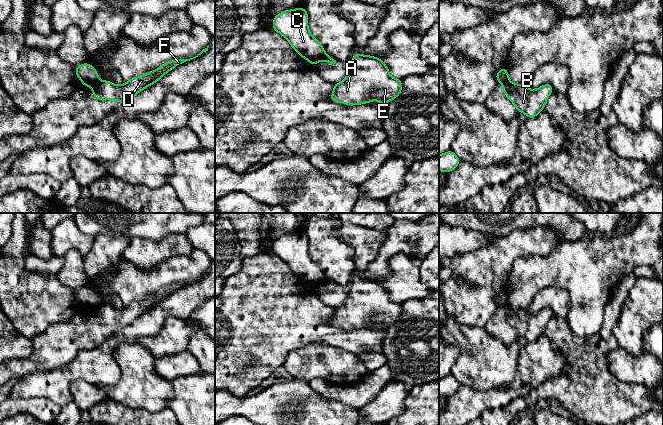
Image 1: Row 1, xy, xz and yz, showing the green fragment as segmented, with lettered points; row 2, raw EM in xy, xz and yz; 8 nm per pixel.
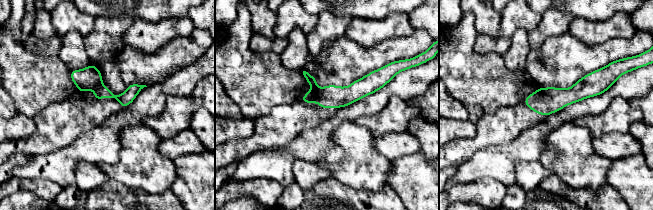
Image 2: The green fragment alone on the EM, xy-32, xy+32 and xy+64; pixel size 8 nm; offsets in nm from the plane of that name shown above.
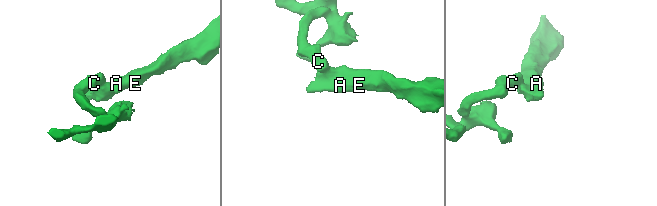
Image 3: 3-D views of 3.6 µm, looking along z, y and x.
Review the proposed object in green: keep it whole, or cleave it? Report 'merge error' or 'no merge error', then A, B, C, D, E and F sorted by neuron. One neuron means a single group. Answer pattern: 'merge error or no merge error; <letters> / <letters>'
merge error; A B D E F / C

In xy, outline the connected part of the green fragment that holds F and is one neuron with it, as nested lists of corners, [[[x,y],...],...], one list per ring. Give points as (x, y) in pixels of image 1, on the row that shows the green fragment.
[[[207,46],[207,47],[206,47],[206,48],[205,48],[205,49],[203,49],[203,50],[202,50],[202,51],[201,51],[201,52],[200,52],[200,53],[199,53],[199,54],[198,54],[198,55],[197,55],[197,56],[195,56],[195,57],[193,57],[193,58],[190,58],[190,59],[179,59],[179,60],[169,60],[169,61],[167,61],[167,62],[166,62],[166,63],[164,63],[164,64],[163,64],[163,65],[161,65],[161,66],[160,66],[160,67],[159,67],[159,68],[158,68],[158,69],[155,69],[155,70],[154,70],[154,71],[152,71],[152,72],[148,72],[148,73],[146,73],[146,74],[144,74],[144,75],[142,75],[142,76],[139,76],[139,77],[133,77],[133,78],[132,78],[132,79],[130,79],[130,80],[129,80],[129,81],[128,81],[128,82],[126,82],[126,83],[124,83],[124,84],[122,84],[122,85],[114,85],[114,84],[112,84],[112,83],[111,83],[111,82],[110,82],[110,81],[109,81],[109,80],[105,80],[105,81],[99,81],[99,82],[98,82],[98,83],[96,83],[96,84],[94,84],[94,85],[92,85],[92,86],[91,86],[91,87],[92,87],[92,90],[93,90],[93,92],[92,92],[92,94],[91,94],[91,95],[92,95],[92,96],[94,96],[94,97],[96,97],[96,98],[97,98],[97,99],[98,99],[98,100],[100,100],[100,101],[104,101],[104,100],[118,100],[118,101],[119,101],[119,102],[120,102],[120,103],[121,103],[121,104],[123,104],[123,103],[125,103],[125,102],[127,102],[127,101],[129,101],[129,100],[131,100],[131,99],[132,99],[132,98],[133,98],[133,97],[134,97],[134,96],[135,96],[135,95],[136,95],[136,94],[138,94],[138,93],[139,93],[139,92],[140,92],[140,91],[142,91],[142,90],[144,90],[144,89],[145,89],[145,88],[146,88],[146,87],[148,87],[148,86],[150,86],[150,85],[153,85],[153,84],[154,84],[154,83],[156,83],[156,82],[157,82],[157,81],[158,81],[158,80],[159,80],[159,79],[161,79],[161,77],[162,77],[162,76],[164,76],[164,75],[165,75],[165,74],[166,74],[166,73],[167,73],[167,72],[169,72],[169,71],[171,71],[171,70],[172,70],[172,69],[173,69],[173,68],[174,68],[174,67],[176,67],[176,66],[178,66],[178,65],[180,65],[180,64],[182,64],[182,63],[184,63],[184,62],[186,62],[186,61],[190,61],[190,60],[192,60],[192,59],[194,59],[194,58],[196,58],[196,57],[198,57],[198,56],[199,56],[199,55],[201,55],[201,54],[202,54],[202,53],[203,53],[203,52],[206,52],[206,51],[208,51],[208,46]]]

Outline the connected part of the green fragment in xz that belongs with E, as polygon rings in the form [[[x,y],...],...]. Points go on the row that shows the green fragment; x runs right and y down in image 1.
[[[353,55],[345,80],[333,84],[330,99],[346,105],[371,103],[373,99],[381,105],[401,94],[402,80],[390,76],[389,69],[378,57]]]

